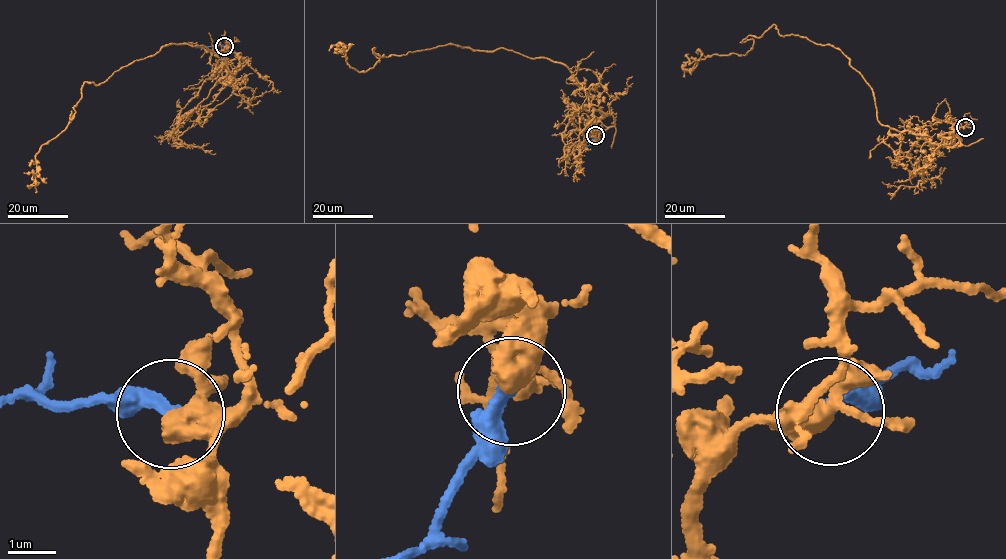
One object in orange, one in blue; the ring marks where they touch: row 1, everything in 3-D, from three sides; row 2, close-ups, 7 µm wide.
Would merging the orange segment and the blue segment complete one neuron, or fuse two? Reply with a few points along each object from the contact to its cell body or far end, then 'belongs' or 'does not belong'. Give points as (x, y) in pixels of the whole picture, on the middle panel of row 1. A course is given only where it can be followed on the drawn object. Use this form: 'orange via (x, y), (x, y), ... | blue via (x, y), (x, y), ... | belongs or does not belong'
orange via (595, 135), (602, 112), (559, 62), (449, 44), (373, 48), (380, 59), (357, 72), (345, 47) | blue via (595, 135), (589, 145), (570, 150) | belongs

